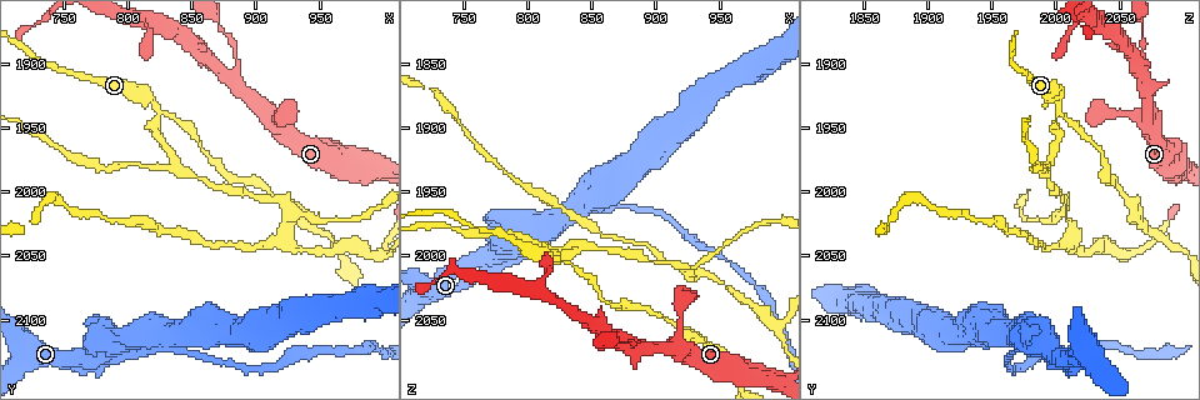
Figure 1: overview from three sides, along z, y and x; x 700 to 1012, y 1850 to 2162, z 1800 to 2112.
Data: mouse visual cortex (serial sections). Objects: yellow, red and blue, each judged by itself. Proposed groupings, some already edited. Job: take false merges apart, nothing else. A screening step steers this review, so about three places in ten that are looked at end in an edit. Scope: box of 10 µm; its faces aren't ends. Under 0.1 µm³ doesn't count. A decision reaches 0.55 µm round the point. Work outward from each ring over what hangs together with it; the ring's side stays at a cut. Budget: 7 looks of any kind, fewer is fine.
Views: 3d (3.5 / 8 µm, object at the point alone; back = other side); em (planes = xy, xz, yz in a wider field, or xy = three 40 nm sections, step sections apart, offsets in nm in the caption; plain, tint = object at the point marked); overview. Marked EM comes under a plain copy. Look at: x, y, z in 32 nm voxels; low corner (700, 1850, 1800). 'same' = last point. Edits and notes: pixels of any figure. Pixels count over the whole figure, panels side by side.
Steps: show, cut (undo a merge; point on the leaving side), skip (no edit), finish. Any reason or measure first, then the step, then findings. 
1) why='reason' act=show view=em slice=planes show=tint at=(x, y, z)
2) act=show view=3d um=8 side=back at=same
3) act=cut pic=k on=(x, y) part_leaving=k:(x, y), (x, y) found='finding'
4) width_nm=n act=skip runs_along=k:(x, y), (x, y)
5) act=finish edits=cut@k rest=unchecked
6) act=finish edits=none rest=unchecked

why='small branch off a trunk' act=show view=3d um=3.5 at=(876, 1910, 2066)

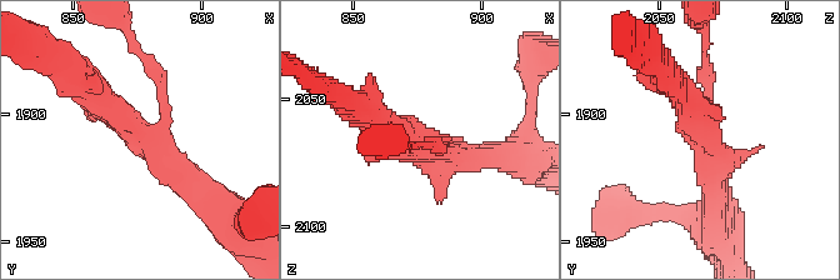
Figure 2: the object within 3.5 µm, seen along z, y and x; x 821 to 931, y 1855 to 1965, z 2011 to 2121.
act=show view=em slice=planes show=tint at=(879, 1908, 2068)

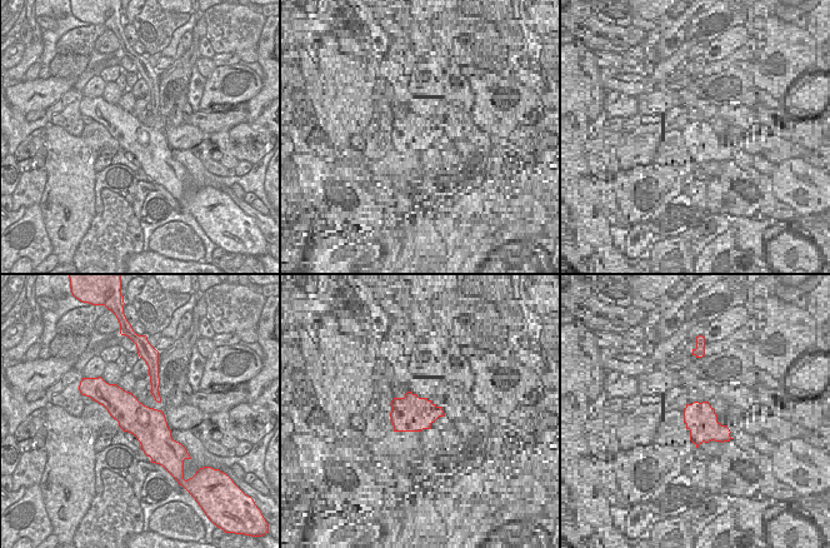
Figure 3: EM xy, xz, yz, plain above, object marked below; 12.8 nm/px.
width_nm=460 act=skip runs_along=2:(209, 195), (86, 84) found='continuous, no second cell'

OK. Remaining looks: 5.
act=show view=3d um=3.5 at=(824, 1936, 2000)

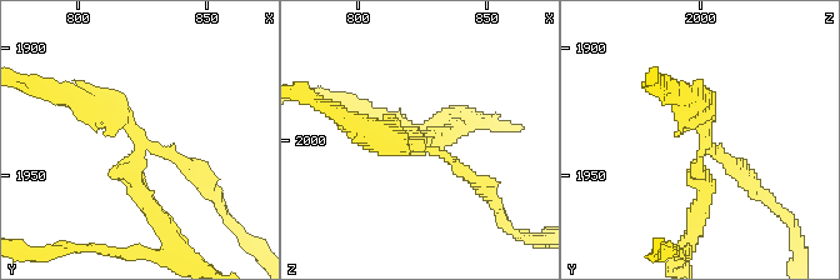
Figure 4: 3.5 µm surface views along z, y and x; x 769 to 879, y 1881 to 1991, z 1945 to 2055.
arms=3 arm_widths_nm=200,250,350 why='now the EM' act=show view=em slice=xy step=3 show=tint at=(824, 1936, 2001)

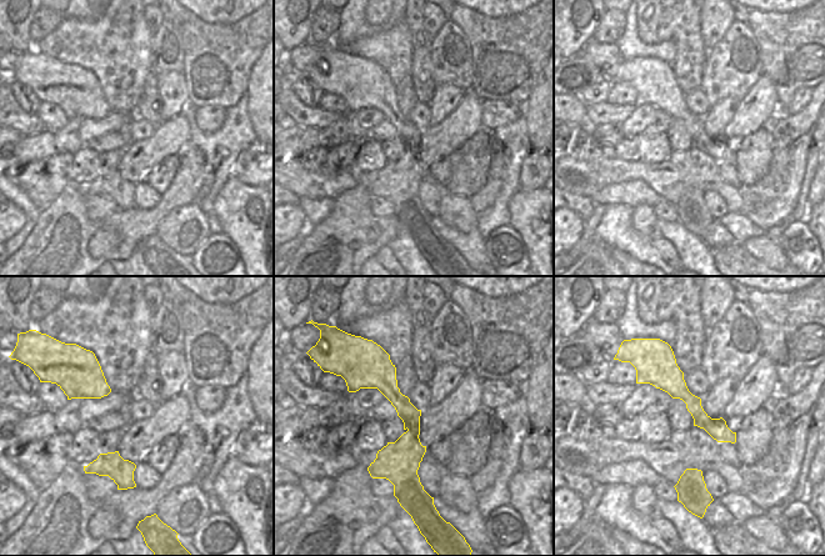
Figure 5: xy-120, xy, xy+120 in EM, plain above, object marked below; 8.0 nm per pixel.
why='cut it another way' act=show view=em slice=xy step=2 show=tint at=same

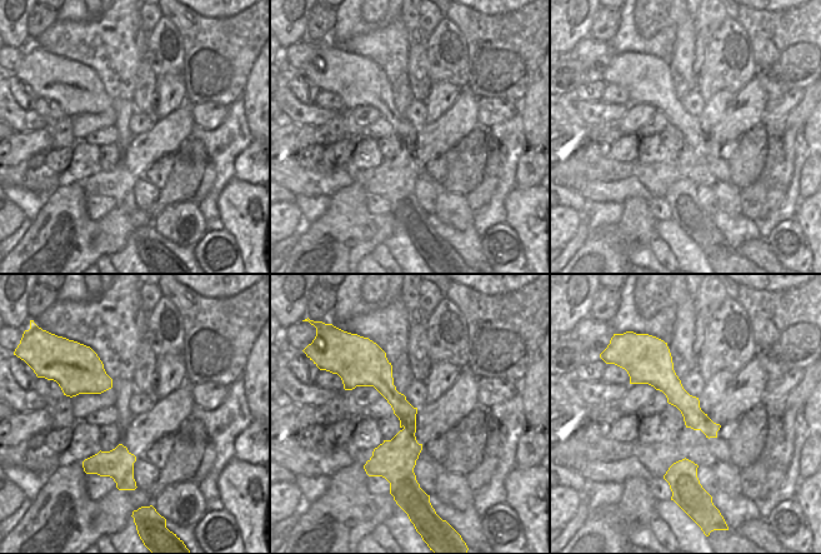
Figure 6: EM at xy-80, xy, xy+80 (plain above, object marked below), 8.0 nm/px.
act=cut pic=4 on=(703, 198) found='a second cell is stuck on'

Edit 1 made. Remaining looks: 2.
act=finish edits=cut@4 rest=unchecked

